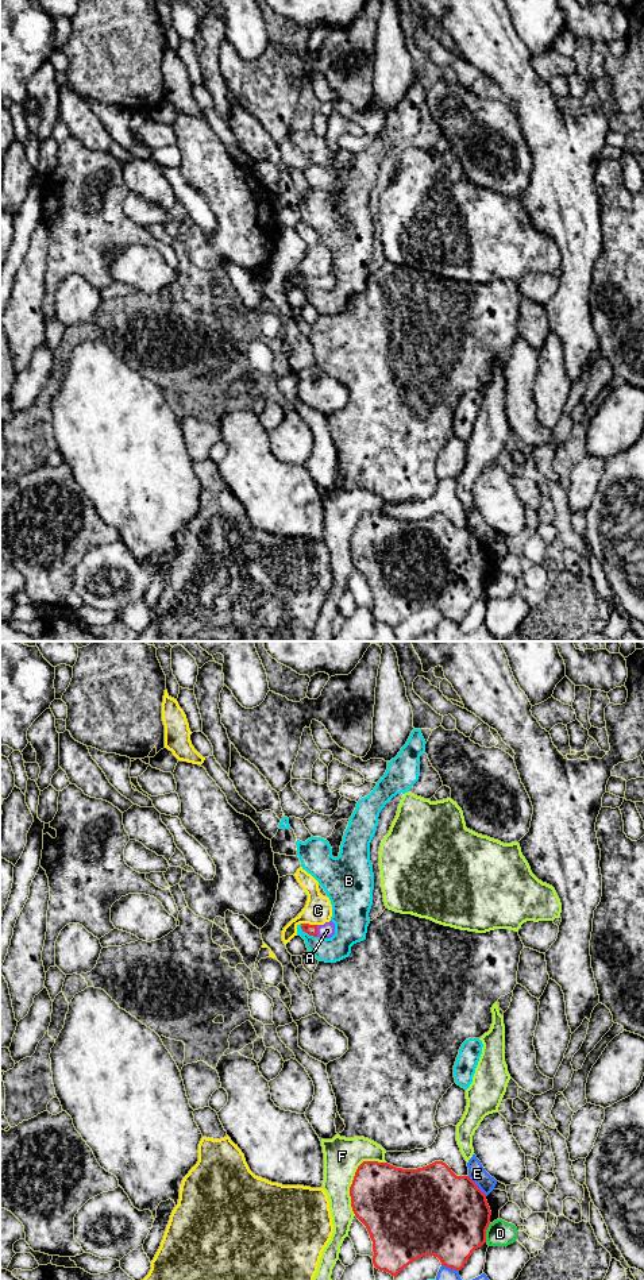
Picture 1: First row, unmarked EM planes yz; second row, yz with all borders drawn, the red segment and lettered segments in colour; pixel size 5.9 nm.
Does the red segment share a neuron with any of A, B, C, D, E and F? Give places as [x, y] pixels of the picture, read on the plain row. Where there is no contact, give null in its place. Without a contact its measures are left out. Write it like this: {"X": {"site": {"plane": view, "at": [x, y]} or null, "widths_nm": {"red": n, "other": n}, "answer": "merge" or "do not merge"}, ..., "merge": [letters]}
{"A": {"site": {"plane": "yz", "at": [316, 282]}, "widths_nm": {"red": 60, "other": 90}, "answer": "merge"}, "B": {"site": {"plane": "yz", "at": [307, 284]}, "widths_nm": {"red": 60, "other": 180}, "answer": "do not merge"}, "C": {"site": {"plane": "yz", "at": [308, 276]}, "widths_nm": {"red": 60, "other": 160}, "answer": "do not merge"}, "D": {"site": {"plane": "yz", "at": [485, 585]}, "widths_nm": {"red": 500, "other": 160}, "answer": "do not merge"}, "E": {"site": {"plane": "yz", "at": [477, 538]}, "widths_nm": {"red": 500, "other": 100}, "answer": "do not merge"}, "F": {"site": {"plane": "yz", "at": [354, 529]}, "widths_nm": {"red": 400, "other": 220}, "answer": "do not merge"}, "merge": ["A"]}

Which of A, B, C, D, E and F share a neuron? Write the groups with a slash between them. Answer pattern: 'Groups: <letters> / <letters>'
Groups: A / B / C / D / E / F

